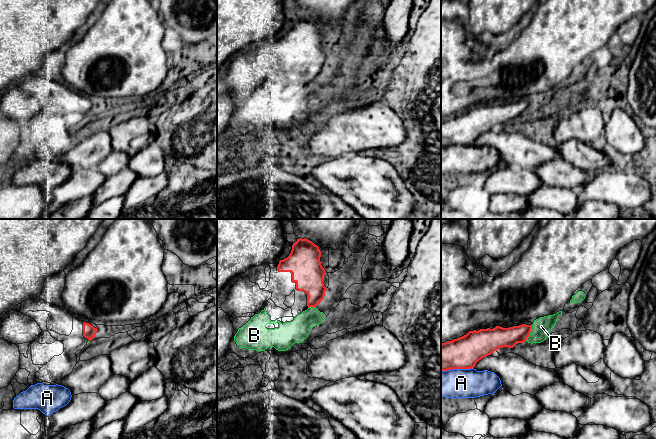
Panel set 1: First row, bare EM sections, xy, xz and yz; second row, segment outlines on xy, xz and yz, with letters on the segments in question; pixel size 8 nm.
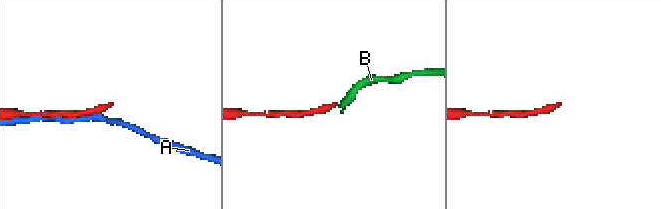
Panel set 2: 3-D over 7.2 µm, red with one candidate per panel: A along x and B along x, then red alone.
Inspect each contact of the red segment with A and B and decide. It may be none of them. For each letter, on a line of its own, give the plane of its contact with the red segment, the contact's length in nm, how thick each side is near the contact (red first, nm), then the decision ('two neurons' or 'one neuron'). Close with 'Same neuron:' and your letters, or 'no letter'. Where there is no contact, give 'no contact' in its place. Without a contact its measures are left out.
A: yz | 260 nm | 260/240 nm | two neurons
B: yz | 140 nm | 170/140 nm | two neurons
Same neuron: no letter

